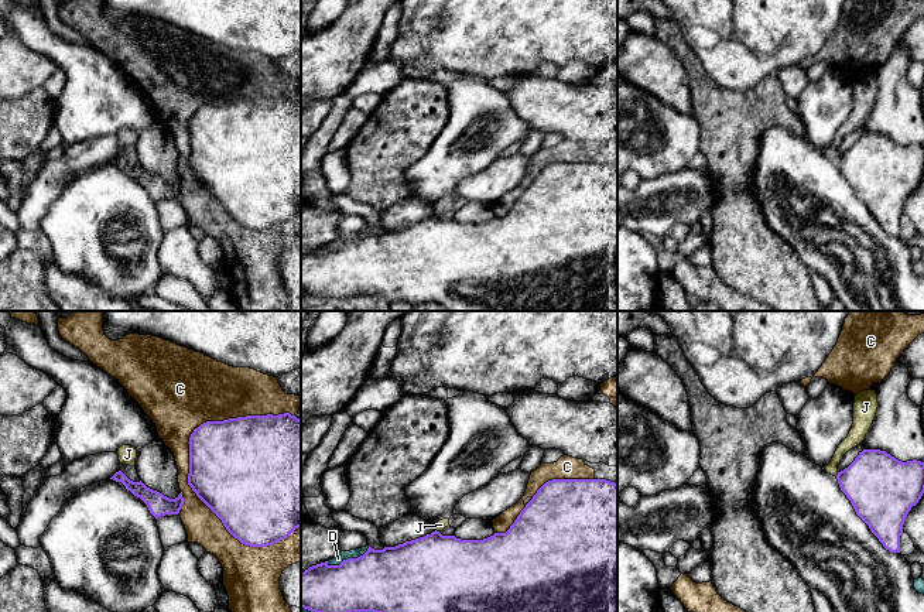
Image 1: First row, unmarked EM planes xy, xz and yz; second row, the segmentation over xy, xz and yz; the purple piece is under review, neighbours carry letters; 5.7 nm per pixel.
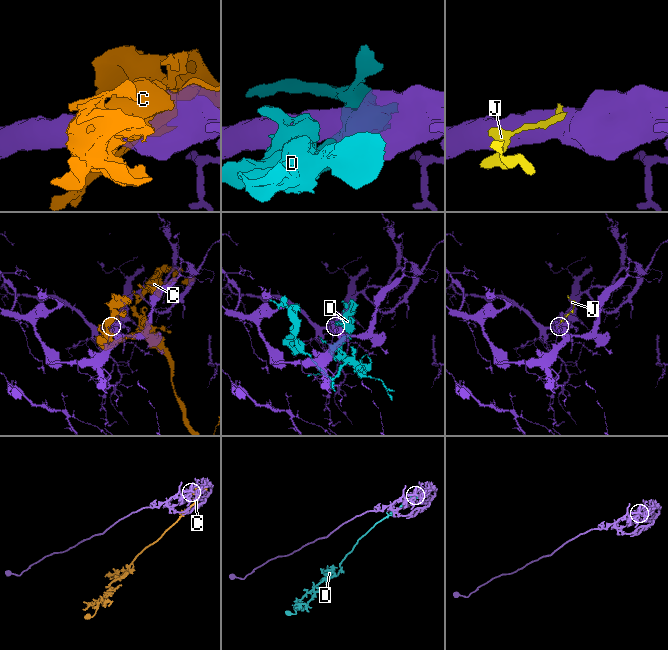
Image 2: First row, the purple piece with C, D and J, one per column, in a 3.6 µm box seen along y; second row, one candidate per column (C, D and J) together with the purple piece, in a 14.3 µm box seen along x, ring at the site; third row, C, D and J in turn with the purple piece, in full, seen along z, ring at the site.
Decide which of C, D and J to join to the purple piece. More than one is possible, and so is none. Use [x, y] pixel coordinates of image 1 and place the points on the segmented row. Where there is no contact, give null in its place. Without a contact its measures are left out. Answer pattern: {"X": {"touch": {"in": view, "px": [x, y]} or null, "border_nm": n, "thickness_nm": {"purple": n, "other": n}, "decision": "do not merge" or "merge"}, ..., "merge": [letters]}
{"C": {"touch": {"in": "xy", "px": [216, 515]}, "border_nm": 850, "thickness_nm": {"purple": 500, "other": 200}, "decision": "do not merge"}, "D": {"touch": {"in": "xz", "px": [348, 558]}, "border_nm": 260, "thickness_nm": {"purple": 360, "other": 60}, "decision": "do not merge"}, "J": {"touch": {"in": "yz", "px": [838, 474]}, "border_nm": 30, "thickness_nm": {"purple": 380, "other": 90}, "decision": "do not merge"}, "merge": []}

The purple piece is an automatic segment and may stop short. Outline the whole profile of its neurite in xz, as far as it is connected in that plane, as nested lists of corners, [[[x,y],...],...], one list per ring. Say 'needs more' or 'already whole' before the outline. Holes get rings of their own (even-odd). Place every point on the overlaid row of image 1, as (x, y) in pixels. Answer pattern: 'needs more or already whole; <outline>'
already whole; [[[552,479],[545,482],[506,533],[483,540],[461,540],[432,531],[396,547],[367,551],[339,565],[328,561],[301,572],[301,608],[311,612],[617,612],[617,485],[606,479]]]

